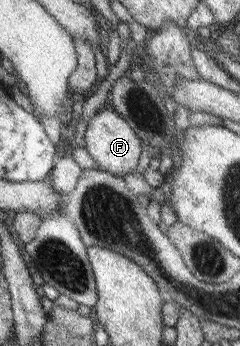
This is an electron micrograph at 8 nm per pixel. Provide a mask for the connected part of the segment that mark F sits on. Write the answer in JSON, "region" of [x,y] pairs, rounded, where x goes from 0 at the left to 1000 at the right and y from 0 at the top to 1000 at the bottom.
{"region":[[[458,306],[433,309],[367,350],[354,382],[363,436],[396,468],[408,488],[475,509],[538,506],[567,494],[588,460],[592,402],[538,367],[538,358]]]}

